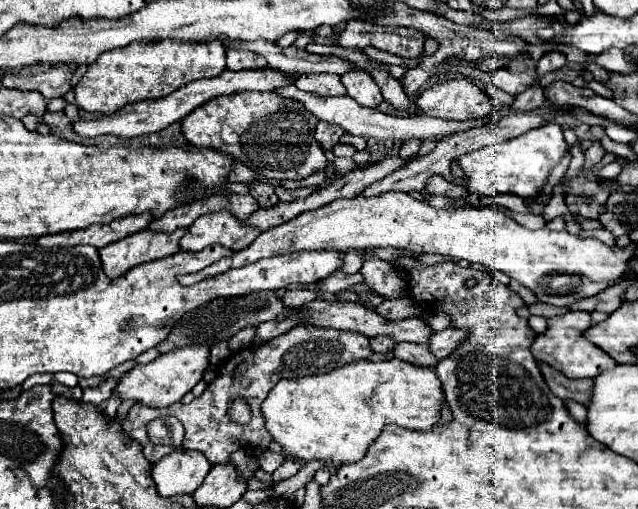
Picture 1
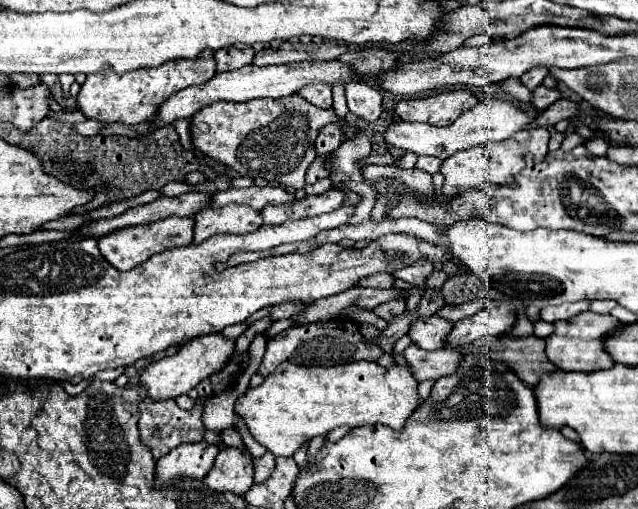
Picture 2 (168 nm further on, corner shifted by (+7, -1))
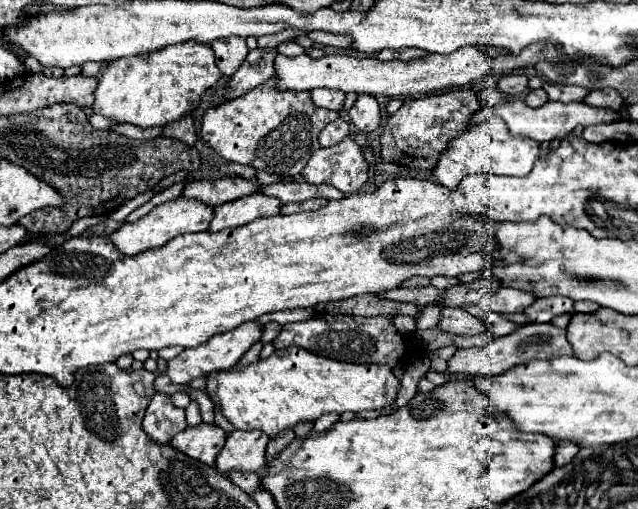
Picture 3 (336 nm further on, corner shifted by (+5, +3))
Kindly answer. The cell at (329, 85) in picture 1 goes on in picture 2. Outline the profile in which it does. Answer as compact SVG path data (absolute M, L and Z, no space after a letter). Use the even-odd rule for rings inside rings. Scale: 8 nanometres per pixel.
M322 83L306 85L304 89L300 89L300 95L316 107L322 107L322 109L332 107L332 87L330 85L322 85Z

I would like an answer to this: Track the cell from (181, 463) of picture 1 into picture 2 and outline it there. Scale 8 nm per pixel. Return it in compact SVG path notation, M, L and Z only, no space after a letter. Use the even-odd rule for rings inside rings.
M206 441L184 443L172 449L156 461L156 489L172 485L172 481L180 477L204 479L212 469L218 451L218 445L208 445Z

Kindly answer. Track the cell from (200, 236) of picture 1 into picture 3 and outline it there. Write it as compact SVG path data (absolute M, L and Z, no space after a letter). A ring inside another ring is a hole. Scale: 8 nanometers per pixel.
M262 193L228 201L224 205L214 207L214 219L210 223L210 231L222 231L226 227L242 227L254 219L278 215L280 207L282 203L276 197L266 197Z

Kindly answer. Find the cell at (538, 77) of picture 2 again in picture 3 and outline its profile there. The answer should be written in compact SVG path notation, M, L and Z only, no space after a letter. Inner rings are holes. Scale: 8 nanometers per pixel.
M510 73L510 75L504 75L498 81L498 91L506 93L506 95L522 95L526 91L526 85L528 85L528 77L526 75Z

